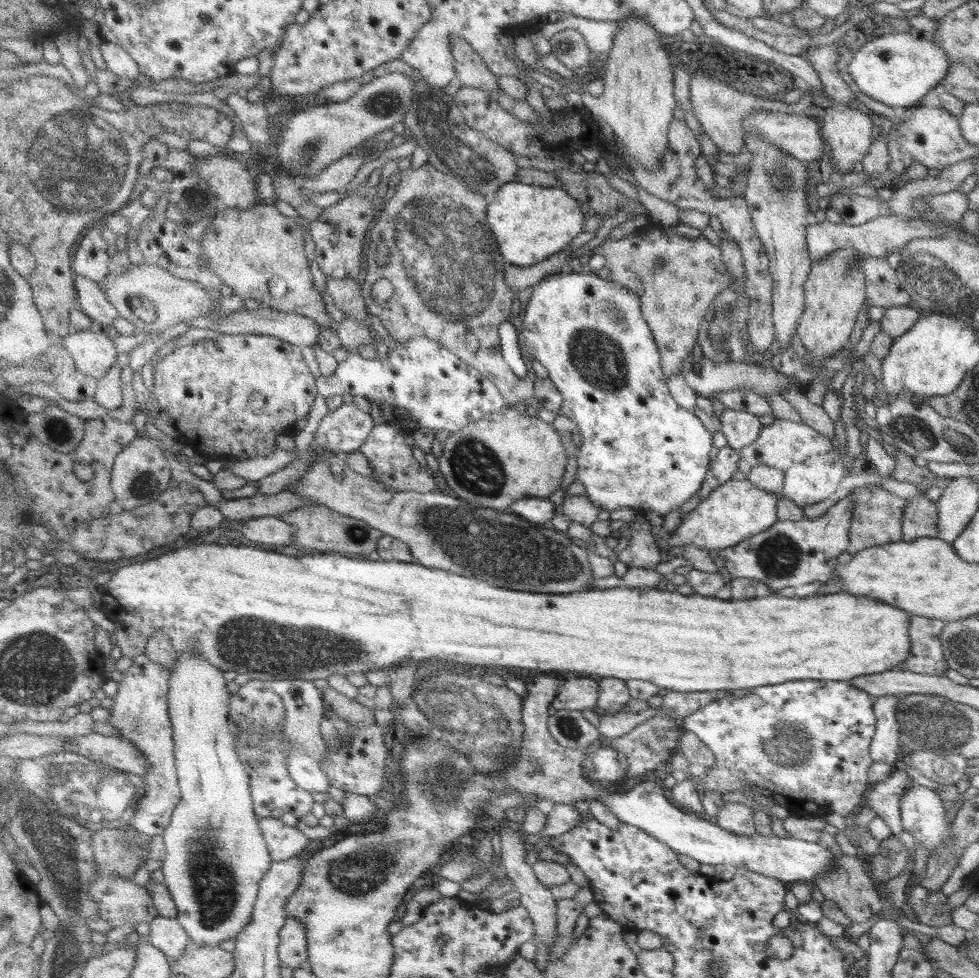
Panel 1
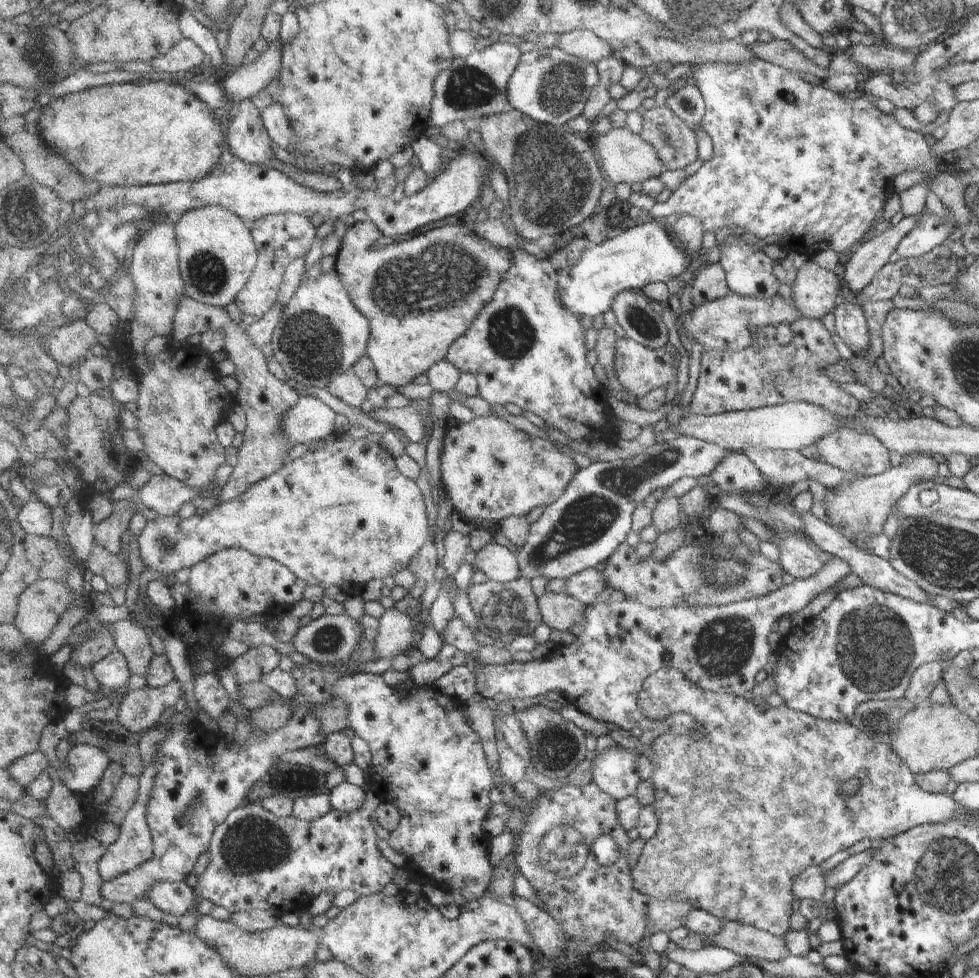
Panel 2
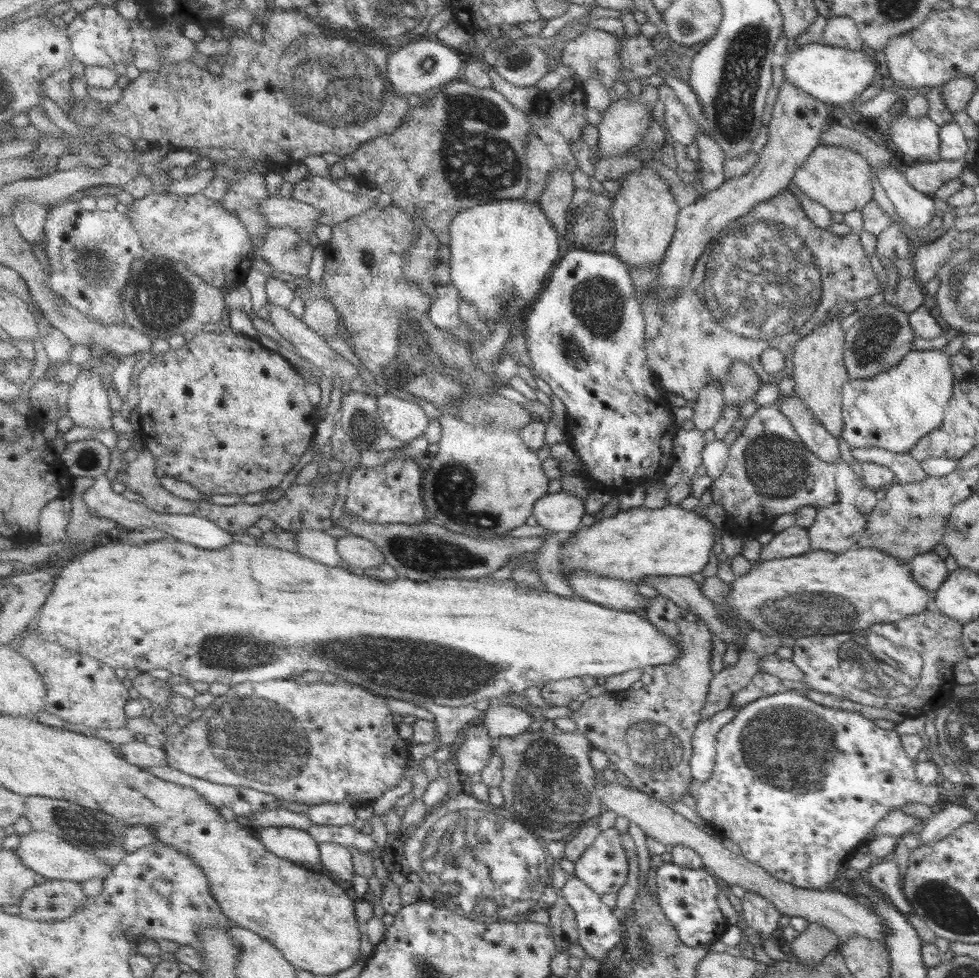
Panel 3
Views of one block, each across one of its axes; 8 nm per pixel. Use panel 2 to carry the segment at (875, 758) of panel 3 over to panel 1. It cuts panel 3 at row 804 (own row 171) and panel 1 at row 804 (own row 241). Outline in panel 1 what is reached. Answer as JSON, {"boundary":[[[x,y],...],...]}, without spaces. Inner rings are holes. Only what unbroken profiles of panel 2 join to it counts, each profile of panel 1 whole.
{"boundary":[[[804,680],[759,686],[751,689],[751,692],[740,698],[726,695],[719,700],[709,702],[704,708],[683,720],[683,727],[686,731],[696,731],[696,734],[708,746],[716,760],[714,765],[704,773],[704,780],[699,783],[701,792],[710,792],[710,796],[717,800],[724,794],[728,794],[728,792],[738,792],[740,790],[746,795],[746,790],[750,790],[756,798],[767,798],[768,801],[774,801],[774,803],[782,805],[782,807],[790,811],[791,815],[822,819],[829,814],[839,814],[850,820],[850,817],[858,814],[864,802],[868,799],[868,791],[870,790],[870,787],[868,787],[868,768],[873,763],[872,757],[870,757],[870,744],[876,726],[873,709],[874,701],[875,699],[872,696],[848,681]]]}

